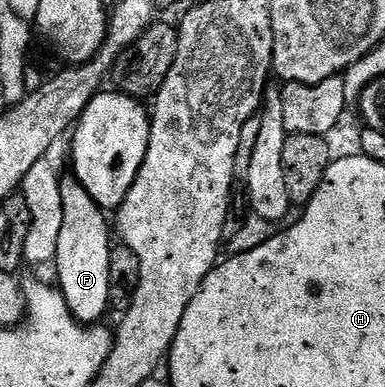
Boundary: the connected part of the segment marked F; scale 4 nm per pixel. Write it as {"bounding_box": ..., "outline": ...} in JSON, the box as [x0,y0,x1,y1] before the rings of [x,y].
{"bounding_box":[54,174,114,326],"outline":[[[68,174],[61,179],[60,189],[62,190],[62,231],[60,237],[58,237],[58,250],[56,251],[56,259],[54,261],[54,269],[56,268],[56,276],[60,281],[58,281],[58,287],[60,293],[66,298],[66,304],[70,306],[70,310],[74,314],[76,320],[80,321],[81,324],[85,326],[91,326],[97,322],[103,321],[105,318],[104,311],[109,311],[110,308],[110,254],[114,247],[114,232],[110,227],[110,220],[106,217],[105,209],[98,206],[98,202],[94,202],[94,198],[90,198],[90,194],[86,194],[86,190],[80,185],[76,180],[75,175]]]}

